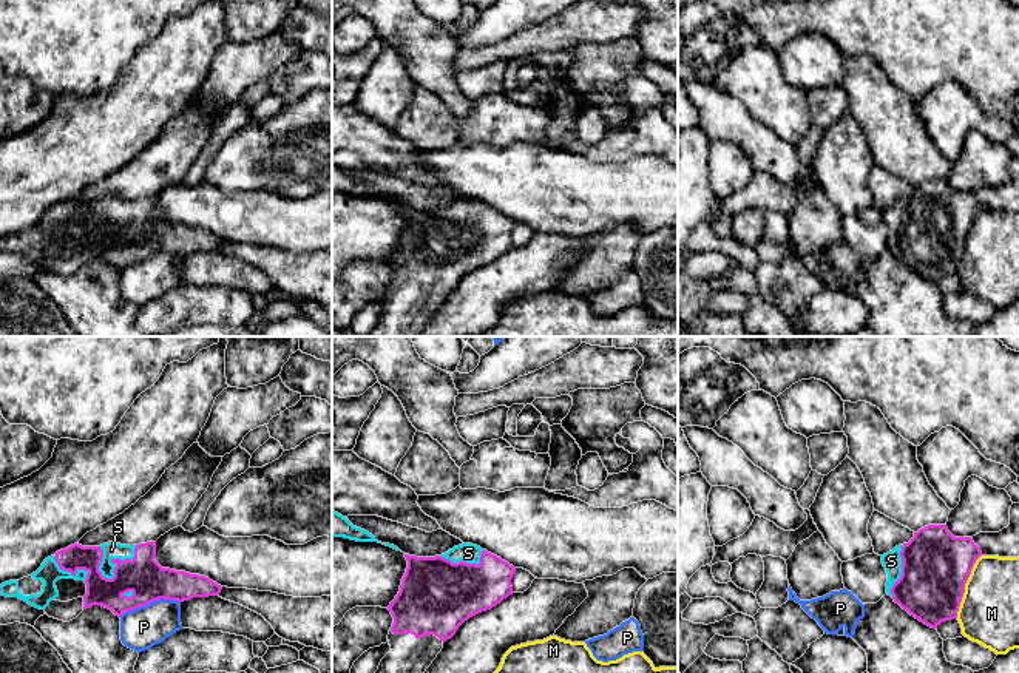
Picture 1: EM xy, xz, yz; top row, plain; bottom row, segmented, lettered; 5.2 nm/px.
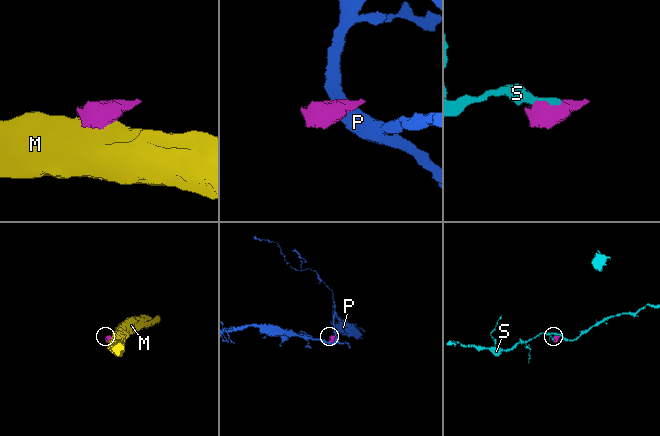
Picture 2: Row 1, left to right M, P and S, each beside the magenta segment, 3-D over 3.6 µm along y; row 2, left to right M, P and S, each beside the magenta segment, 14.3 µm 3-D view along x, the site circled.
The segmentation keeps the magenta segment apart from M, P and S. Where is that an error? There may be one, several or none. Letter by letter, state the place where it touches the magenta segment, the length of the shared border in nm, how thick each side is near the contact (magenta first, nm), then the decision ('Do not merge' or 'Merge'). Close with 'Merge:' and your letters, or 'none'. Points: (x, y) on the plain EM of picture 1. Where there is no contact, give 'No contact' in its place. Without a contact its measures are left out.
M: Touches magenta at yz (964, 241). Shared border 360 nm. Thickness 360 nm (magenta) against 320 nm. Do not merge
P: Touches magenta at xy (148, 257). Shared border 340 nm. Thickness 200 nm (magenta) against 220 nm. Do not merge
S: Touches magenta at xy (113, 213). Shared border 240 nm. Thickness 200 nm (magenta) against 90 nm. Merge
Merge: S

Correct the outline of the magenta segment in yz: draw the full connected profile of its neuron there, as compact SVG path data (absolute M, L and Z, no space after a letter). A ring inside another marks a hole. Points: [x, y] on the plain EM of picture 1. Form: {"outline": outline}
{"outline": "M928 179L914 187L908 198L882 210L888 227L886 247L911 270L937 282L945 275L957 273L965 238L980 210L971 191L954 191L946 179Z"}

